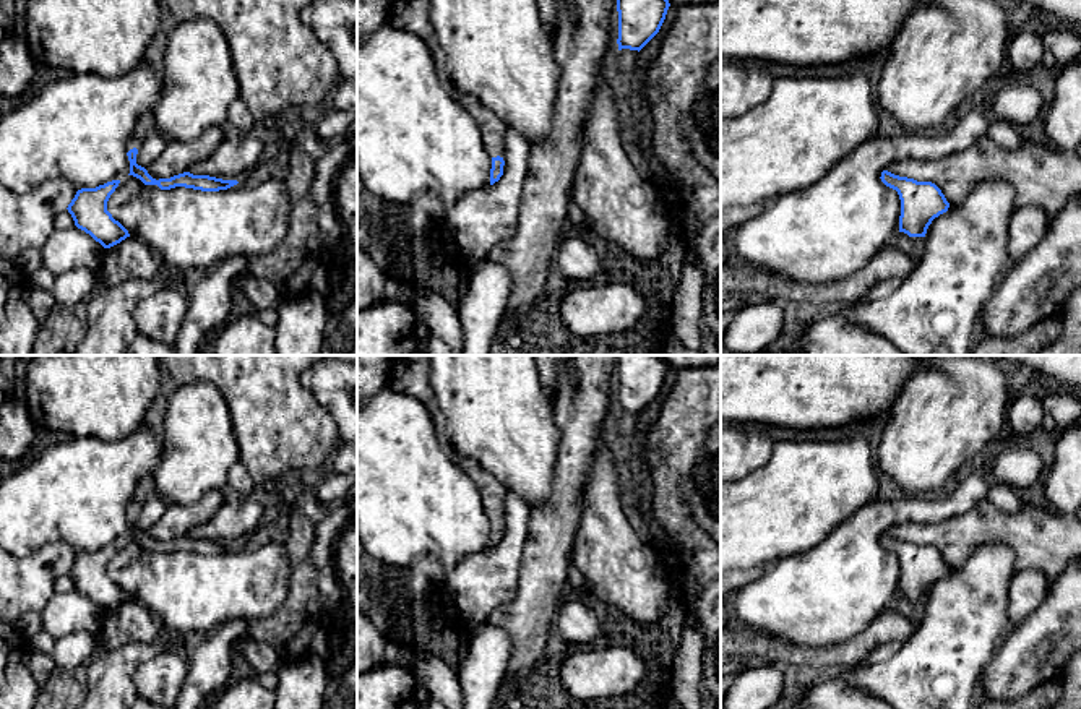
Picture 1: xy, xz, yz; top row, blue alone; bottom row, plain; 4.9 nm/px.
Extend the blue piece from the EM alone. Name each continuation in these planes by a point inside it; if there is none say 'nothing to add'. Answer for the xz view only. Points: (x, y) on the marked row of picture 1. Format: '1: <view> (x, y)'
1: xz (492, 128)

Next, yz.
nothing to add

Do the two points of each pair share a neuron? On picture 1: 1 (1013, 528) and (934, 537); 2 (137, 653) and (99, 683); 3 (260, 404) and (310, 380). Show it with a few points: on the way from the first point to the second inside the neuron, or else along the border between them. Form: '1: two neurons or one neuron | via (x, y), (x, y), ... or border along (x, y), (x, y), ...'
1: one neuron | via (994, 528), (974, 528), (953, 536)
2: one neuron | via (127, 657), (109, 675)
3: two neurons | border along (304, 372), (301, 377), (302, 385), (328, 411)

